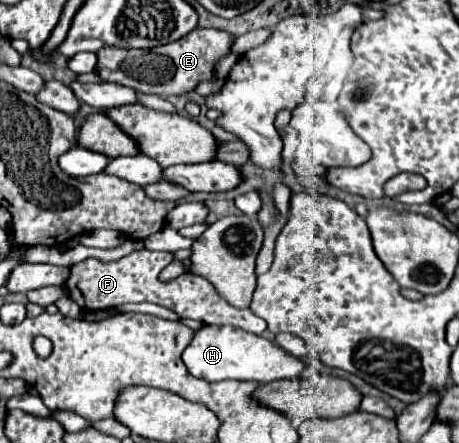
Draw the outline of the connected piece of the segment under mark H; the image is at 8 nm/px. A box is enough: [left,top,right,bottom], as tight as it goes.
[182,325,306,383]

